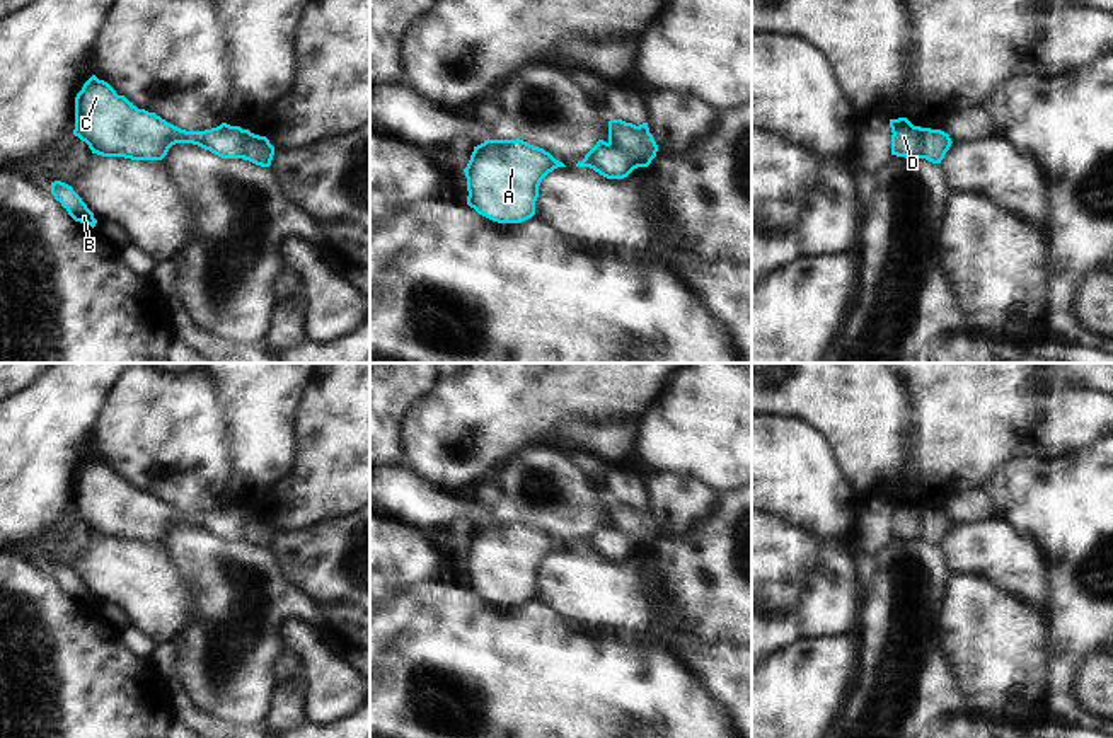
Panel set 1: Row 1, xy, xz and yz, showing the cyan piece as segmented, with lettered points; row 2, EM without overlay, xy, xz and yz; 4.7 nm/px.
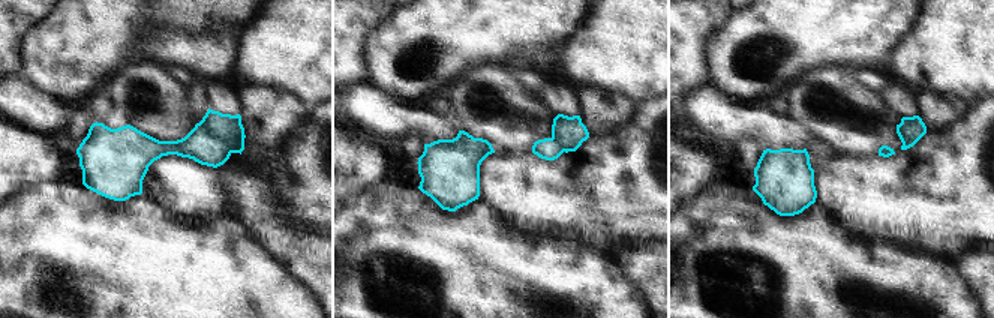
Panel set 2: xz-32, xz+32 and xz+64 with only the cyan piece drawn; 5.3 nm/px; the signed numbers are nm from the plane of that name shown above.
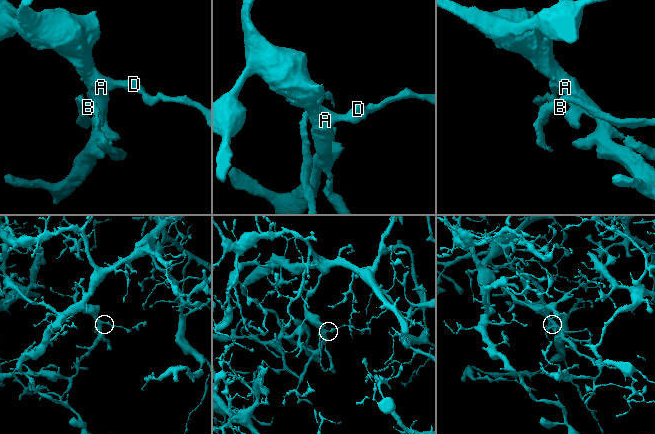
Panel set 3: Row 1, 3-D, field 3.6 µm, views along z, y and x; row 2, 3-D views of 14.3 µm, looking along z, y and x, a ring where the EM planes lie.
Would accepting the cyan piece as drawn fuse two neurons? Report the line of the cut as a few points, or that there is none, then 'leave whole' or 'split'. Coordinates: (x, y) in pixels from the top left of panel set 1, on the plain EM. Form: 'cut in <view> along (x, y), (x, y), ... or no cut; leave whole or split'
cut in xz along (607, 525), (638, 547); split

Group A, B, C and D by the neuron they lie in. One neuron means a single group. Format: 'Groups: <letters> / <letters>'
Groups: A B C / D

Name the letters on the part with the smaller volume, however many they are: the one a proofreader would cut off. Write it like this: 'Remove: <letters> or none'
Remove: D

